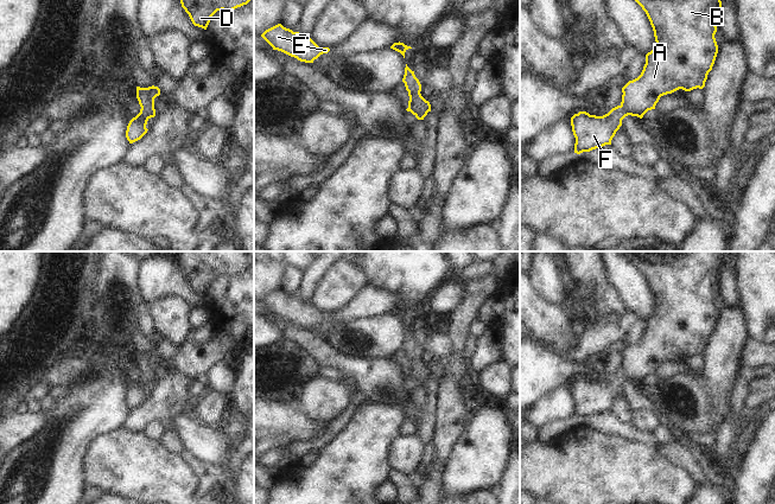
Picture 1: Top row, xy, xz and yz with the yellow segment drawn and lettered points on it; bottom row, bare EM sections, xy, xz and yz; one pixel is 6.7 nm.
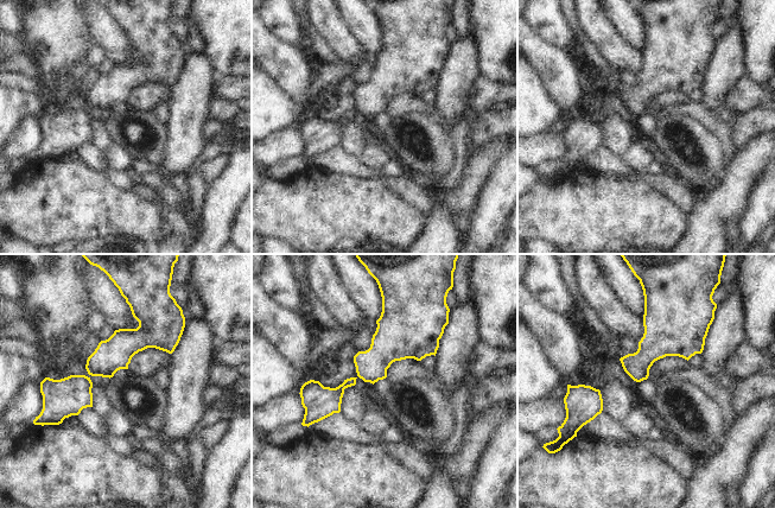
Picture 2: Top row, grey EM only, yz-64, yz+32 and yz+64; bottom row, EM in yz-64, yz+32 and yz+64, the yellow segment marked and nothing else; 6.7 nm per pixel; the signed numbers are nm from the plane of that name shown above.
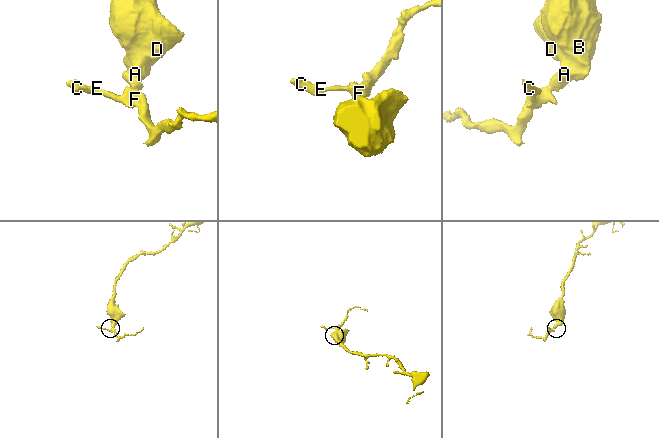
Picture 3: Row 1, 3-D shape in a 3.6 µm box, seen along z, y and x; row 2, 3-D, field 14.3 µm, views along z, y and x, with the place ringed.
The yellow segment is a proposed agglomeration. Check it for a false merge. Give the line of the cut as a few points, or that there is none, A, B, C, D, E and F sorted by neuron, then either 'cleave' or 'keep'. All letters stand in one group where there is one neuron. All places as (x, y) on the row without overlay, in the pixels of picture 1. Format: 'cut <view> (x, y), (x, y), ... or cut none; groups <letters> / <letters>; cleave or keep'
cut none; groups A B C D E F; keep

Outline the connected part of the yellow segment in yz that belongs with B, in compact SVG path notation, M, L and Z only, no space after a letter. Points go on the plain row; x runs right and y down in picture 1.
M620 251L627 257L646 277L654 296L655 312L646 320L646 330L641 340L629 346L622 353L622 368L603 382L590 381L586 377L579 377L571 383L572 397L576 403L574 419L590 417L605 410L611 410L611 406L622 391L622 385L628 382L640 384L652 375L655 375L660 363L672 359L679 355L691 357L703 355L709 338L714 330L718 311L714 304L717 298L716 287L722 279L720 257L723 251Z

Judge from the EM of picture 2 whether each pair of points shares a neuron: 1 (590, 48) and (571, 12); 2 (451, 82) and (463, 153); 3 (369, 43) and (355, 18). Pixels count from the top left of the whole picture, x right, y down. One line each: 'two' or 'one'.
1: one
2: two
3: one

